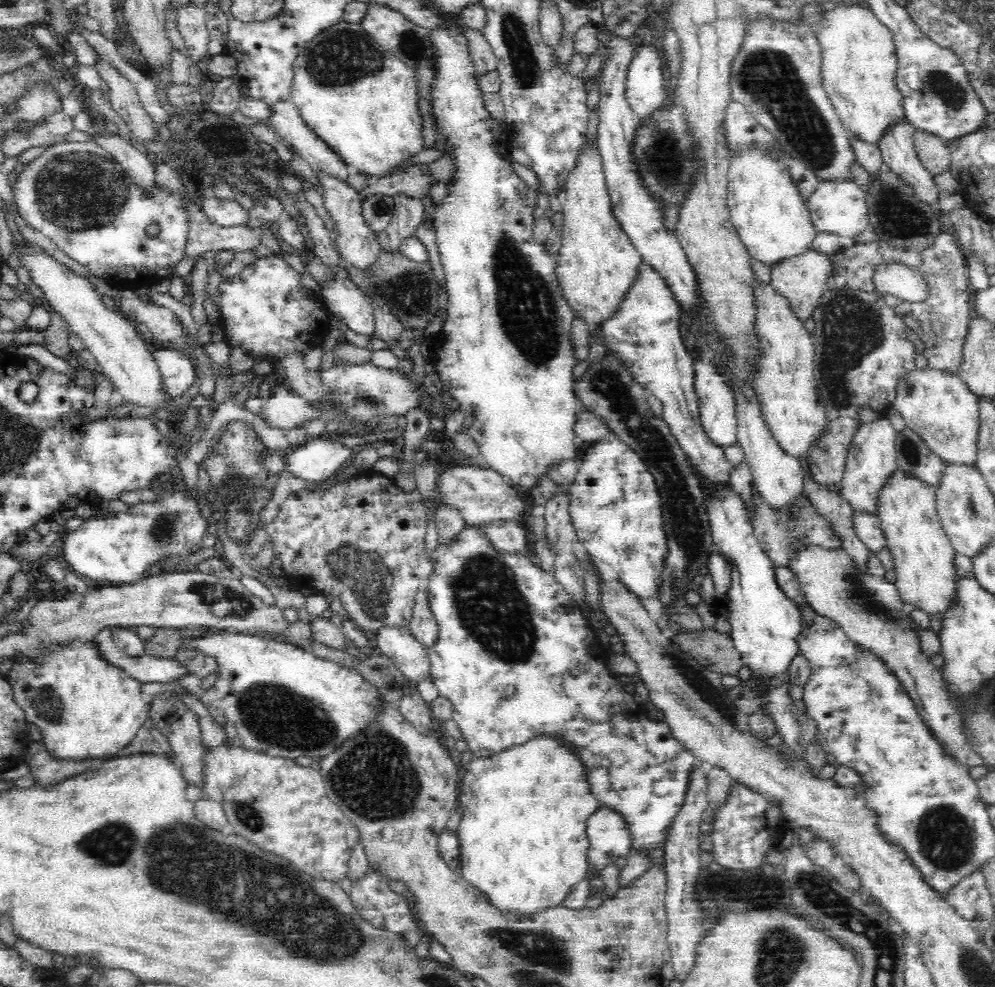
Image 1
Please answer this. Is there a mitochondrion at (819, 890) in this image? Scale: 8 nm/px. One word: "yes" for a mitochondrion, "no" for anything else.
yes

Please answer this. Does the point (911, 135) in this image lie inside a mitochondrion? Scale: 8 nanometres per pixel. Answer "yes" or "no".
no

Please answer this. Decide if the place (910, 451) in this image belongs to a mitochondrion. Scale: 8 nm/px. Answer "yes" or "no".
yes

